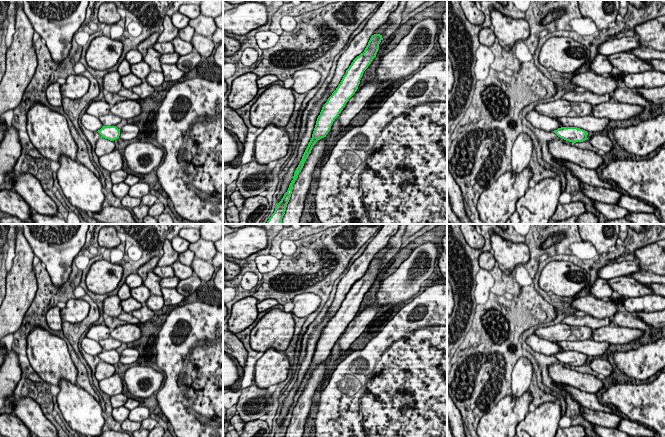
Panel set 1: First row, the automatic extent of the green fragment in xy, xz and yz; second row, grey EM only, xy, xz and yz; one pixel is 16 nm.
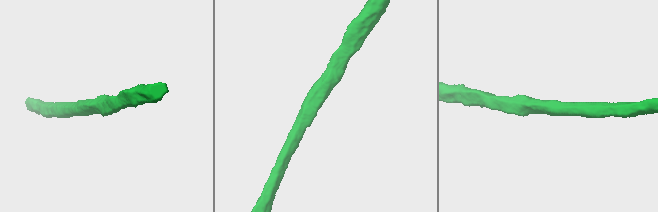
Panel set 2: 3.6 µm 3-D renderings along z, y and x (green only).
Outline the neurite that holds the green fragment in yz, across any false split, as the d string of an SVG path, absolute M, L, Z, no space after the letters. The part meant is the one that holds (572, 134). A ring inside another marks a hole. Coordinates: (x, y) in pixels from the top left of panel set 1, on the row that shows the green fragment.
M561 127L553 132L558 137L572 143L583 142L588 139L588 132L577 127Z

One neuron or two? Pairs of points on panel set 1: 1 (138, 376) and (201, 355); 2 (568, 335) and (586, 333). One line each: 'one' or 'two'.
1: two
2: one

